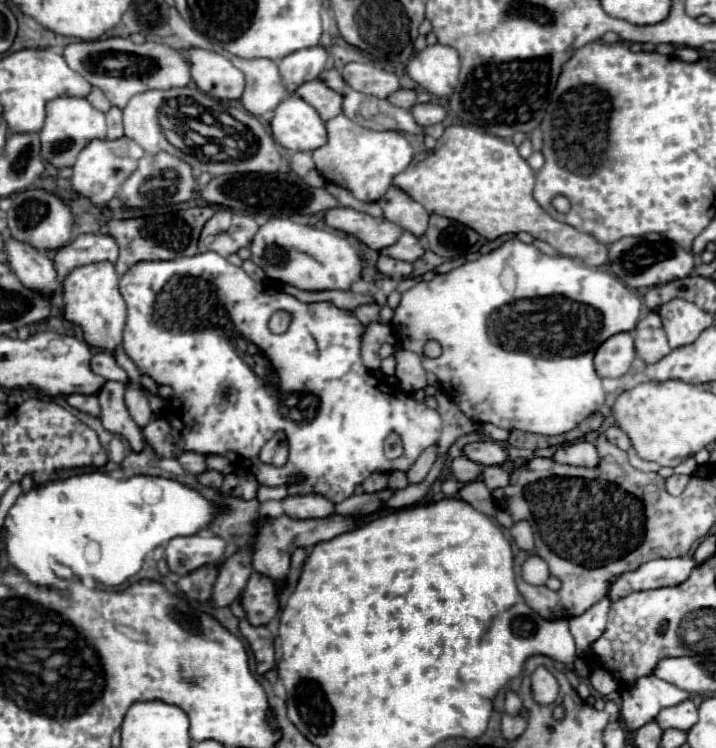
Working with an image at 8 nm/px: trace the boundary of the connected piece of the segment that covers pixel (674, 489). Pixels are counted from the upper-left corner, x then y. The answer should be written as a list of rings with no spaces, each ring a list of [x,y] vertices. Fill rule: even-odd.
[[[673,474],[671,478],[667,478],[667,492],[673,494],[673,496],[679,496],[685,490],[687,484],[689,484],[689,476],[677,476],[677,474]]]

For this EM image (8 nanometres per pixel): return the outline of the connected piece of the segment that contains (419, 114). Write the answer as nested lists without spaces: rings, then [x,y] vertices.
[[[415,104],[411,108],[411,114],[413,118],[421,124],[421,126],[431,126],[431,124],[439,124],[445,120],[447,116],[447,110],[441,106],[441,104]]]

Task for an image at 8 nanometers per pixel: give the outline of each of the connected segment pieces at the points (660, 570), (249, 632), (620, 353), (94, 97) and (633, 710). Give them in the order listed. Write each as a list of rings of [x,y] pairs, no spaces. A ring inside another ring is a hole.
[[[691,556],[683,558],[673,558],[673,560],[651,560],[639,570],[631,574],[623,574],[617,582],[613,582],[609,590],[609,598],[621,598],[637,590],[655,590],[655,588],[665,588],[665,586],[679,586],[683,584],[691,572],[697,568],[697,562]]]
[[[241,620],[239,630],[243,638],[249,642],[255,660],[257,672],[265,674],[275,668],[275,636],[267,626],[251,626],[247,620]]]
[[[629,332],[615,334],[595,352],[595,370],[603,378],[619,378],[629,372],[635,358],[635,342]]]
[[[93,88],[93,90],[91,90],[91,94],[87,96],[87,100],[89,100],[97,110],[101,110],[101,112],[107,112],[107,110],[111,108],[109,100],[105,98],[105,94],[103,94],[99,88]]]
[[[657,676],[639,678],[639,682],[631,690],[623,690],[621,696],[621,720],[627,732],[635,732],[649,720],[655,720],[655,716],[663,708],[693,698],[691,692],[685,692],[665,680],[659,680]]]

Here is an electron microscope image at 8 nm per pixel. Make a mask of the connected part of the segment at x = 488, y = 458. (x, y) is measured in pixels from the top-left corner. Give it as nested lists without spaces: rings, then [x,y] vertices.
[[[491,440],[467,444],[463,448],[463,452],[467,458],[471,458],[473,462],[479,462],[483,466],[503,466],[509,460],[507,448],[501,446],[499,442],[491,442]]]

